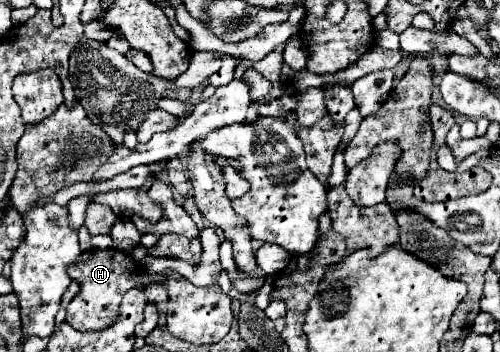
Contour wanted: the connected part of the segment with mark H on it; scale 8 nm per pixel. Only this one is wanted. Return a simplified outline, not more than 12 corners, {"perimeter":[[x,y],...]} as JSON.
{"perimeter":[[83,251],[65,307],[79,331],[109,327],[123,293],[143,287],[129,253]]}

